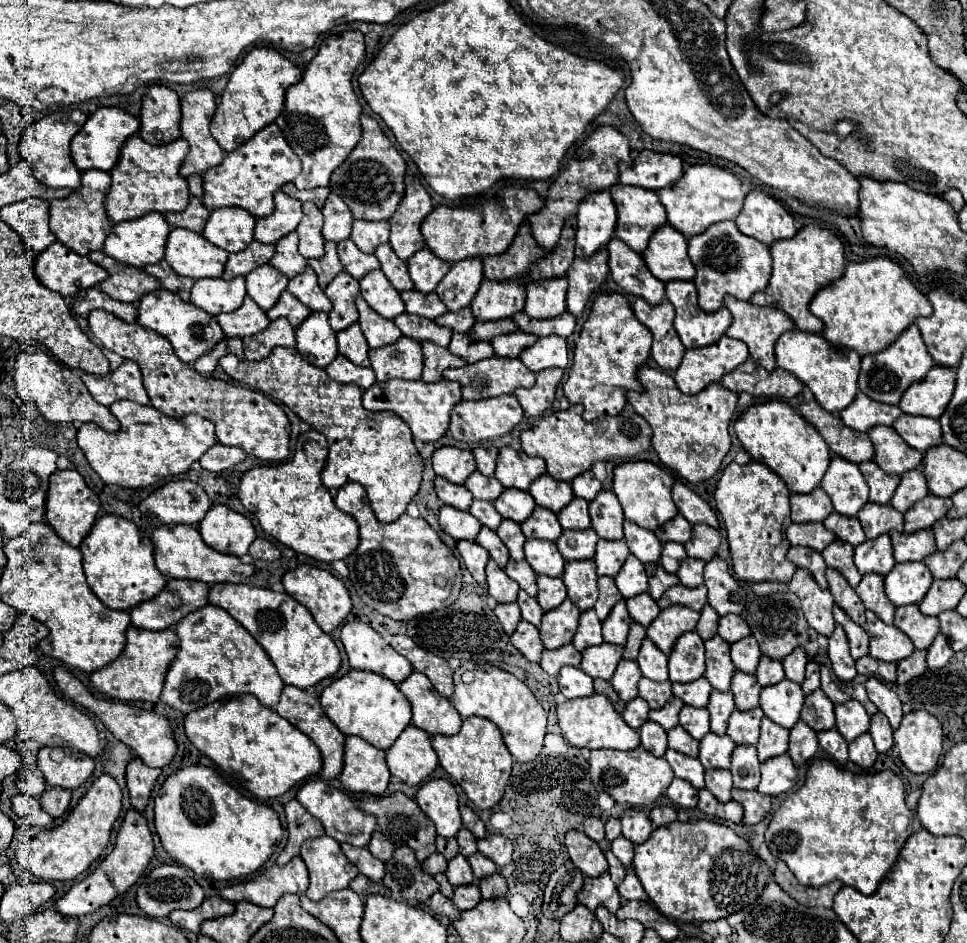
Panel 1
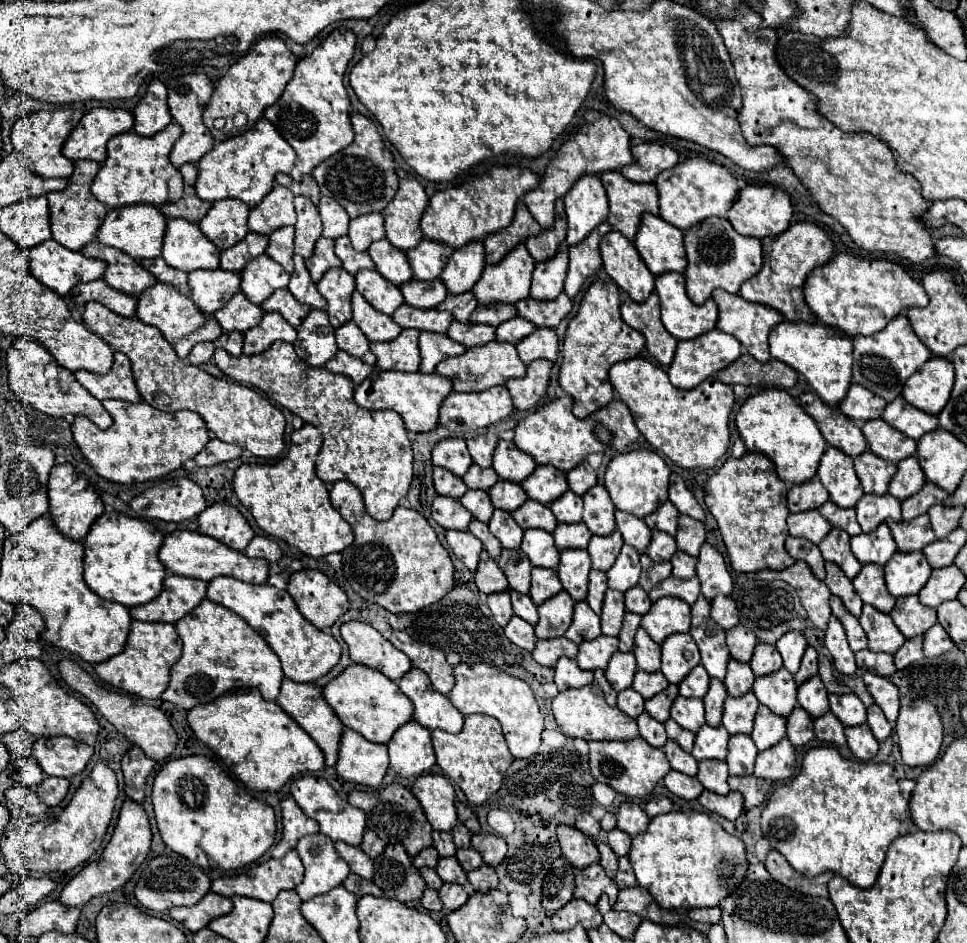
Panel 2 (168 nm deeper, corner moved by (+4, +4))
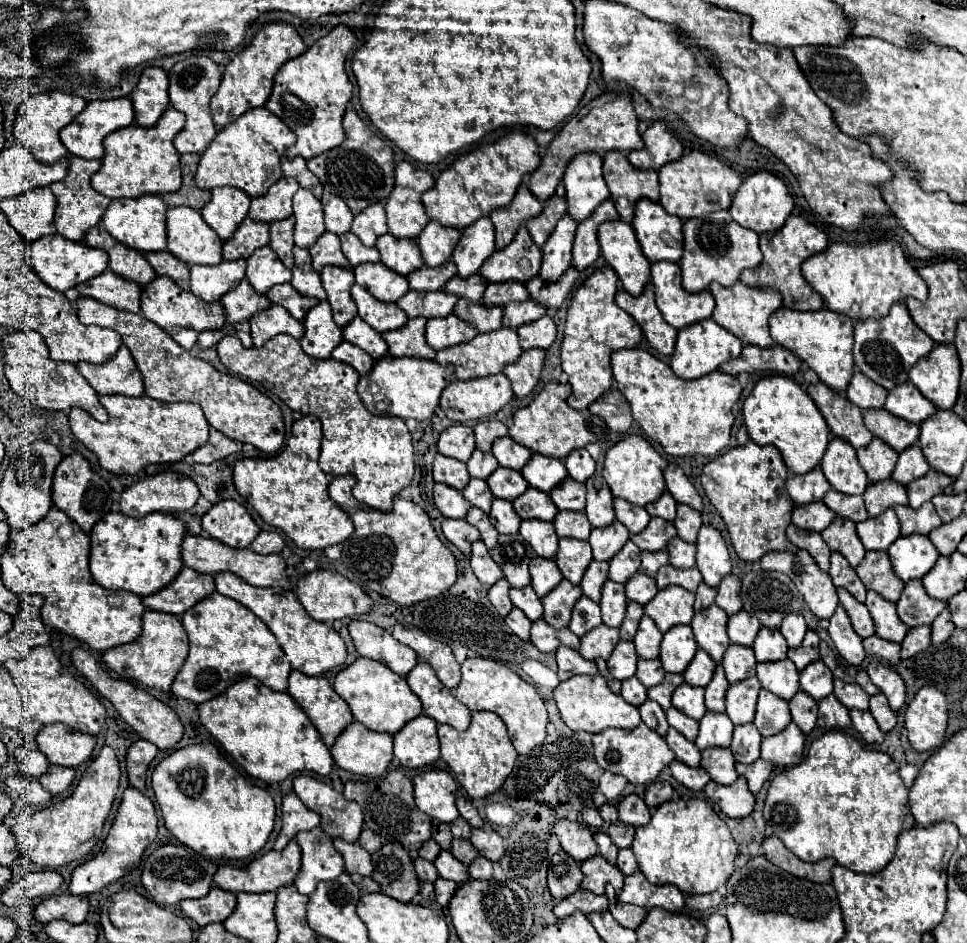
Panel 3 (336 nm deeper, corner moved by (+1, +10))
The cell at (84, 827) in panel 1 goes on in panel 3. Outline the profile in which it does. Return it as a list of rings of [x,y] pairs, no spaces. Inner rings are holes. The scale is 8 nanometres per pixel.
[[[104,746],[98,758],[86,768],[82,780],[78,782],[78,788],[70,798],[50,808],[36,810],[32,814],[20,812],[16,816],[16,824],[10,828],[10,832],[16,838],[20,854],[42,868],[58,868],[88,856],[102,836],[104,822],[112,810],[112,802],[118,790],[118,780],[120,780],[118,758],[110,746]]]

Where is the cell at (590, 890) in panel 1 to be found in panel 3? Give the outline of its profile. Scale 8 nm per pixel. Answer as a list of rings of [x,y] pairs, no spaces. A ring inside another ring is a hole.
[[[600,854],[588,858],[582,862],[582,872],[584,872],[584,880],[580,884],[582,890],[588,890],[588,892],[594,892],[594,894],[604,894],[604,886],[606,884],[612,884],[614,890],[622,890],[622,884],[624,884],[624,874],[608,864]]]

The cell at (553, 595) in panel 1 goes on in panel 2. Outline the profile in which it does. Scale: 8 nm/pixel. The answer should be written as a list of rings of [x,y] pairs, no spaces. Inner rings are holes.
[[[533,568],[531,570],[529,596],[537,606],[543,604],[545,600],[549,600],[551,596],[559,594],[559,590],[563,590],[563,586],[559,584],[559,576],[555,570],[547,570],[547,568]]]

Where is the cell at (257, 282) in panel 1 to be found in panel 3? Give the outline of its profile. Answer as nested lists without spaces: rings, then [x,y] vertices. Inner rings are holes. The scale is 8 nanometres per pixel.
[[[270,246],[258,248],[246,262],[246,278],[258,294],[266,294],[274,284],[284,284],[292,278],[292,272],[280,262]]]

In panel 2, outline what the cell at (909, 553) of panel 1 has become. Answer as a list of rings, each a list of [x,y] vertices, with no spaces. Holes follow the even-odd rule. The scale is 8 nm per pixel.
[[[923,514],[911,522],[893,522],[889,520],[887,526],[893,532],[893,538],[897,542],[897,548],[901,552],[911,552],[911,550],[923,550],[927,544],[935,542],[935,532],[929,524],[929,516]]]

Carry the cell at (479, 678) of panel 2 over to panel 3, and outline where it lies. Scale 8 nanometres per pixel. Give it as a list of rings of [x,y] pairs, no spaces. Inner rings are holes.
[[[466,658],[462,664],[462,680],[454,690],[454,696],[466,704],[472,712],[488,710],[496,712],[508,726],[508,736],[518,754],[528,754],[534,746],[542,744],[546,738],[548,712],[536,688],[524,682],[516,672],[496,660],[488,658]]]

